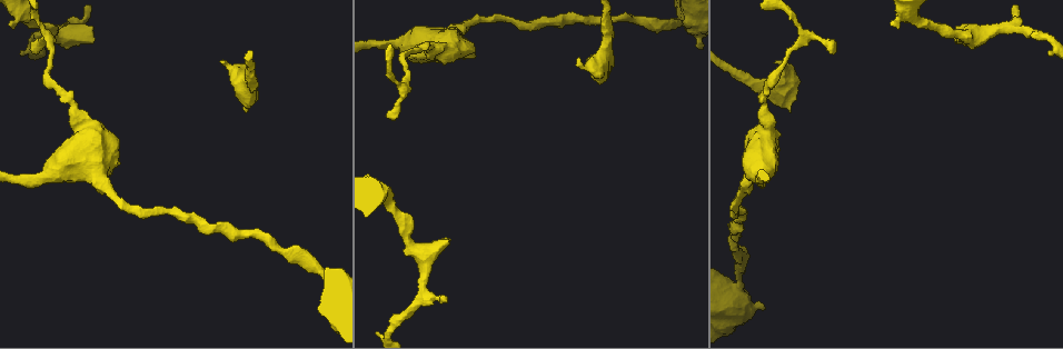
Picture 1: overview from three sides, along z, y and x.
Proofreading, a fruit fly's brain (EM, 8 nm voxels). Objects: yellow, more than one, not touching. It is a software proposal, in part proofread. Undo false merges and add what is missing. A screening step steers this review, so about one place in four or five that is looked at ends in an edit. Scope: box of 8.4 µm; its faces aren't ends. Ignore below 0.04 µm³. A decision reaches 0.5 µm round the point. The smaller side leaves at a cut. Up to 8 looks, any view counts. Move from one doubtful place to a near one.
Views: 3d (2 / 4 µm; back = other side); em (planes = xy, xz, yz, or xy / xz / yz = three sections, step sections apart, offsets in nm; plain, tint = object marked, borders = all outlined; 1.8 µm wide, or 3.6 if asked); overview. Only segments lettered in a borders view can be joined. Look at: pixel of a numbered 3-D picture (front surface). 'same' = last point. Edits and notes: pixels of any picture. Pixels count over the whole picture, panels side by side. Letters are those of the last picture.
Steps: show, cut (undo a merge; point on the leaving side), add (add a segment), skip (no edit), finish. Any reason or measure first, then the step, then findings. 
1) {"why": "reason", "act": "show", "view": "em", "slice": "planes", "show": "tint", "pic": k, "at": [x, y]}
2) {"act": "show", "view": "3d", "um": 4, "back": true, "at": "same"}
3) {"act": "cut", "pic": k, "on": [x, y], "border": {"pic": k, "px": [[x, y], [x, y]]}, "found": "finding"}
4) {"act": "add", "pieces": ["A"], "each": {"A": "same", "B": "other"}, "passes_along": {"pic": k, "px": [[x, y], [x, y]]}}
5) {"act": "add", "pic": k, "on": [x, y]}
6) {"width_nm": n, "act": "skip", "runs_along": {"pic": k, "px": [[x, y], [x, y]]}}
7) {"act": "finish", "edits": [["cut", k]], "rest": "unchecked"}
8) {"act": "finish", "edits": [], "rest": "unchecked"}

{"why": "branch stops here", "act": "show", "view": "3d", "um": 4, "pic": 1, "at": [446, 239]}

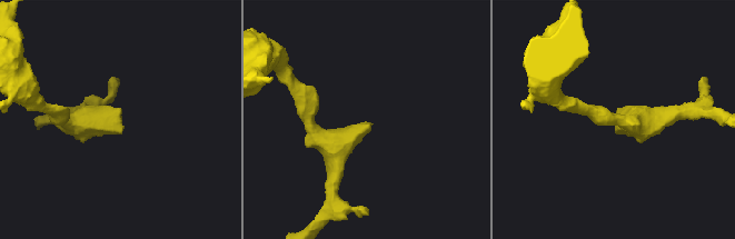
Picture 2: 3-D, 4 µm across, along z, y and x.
{"act": "show", "view": "em", "slice": "xy", "step": 16, "show": "tint", "pic": 2, "at": [119, 130]}

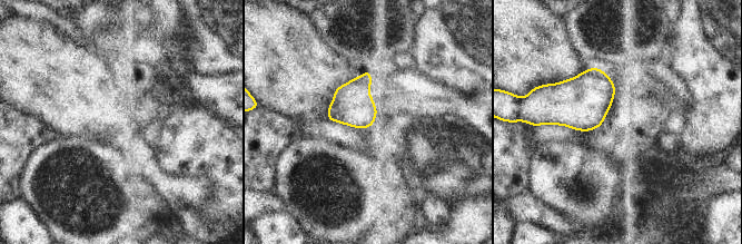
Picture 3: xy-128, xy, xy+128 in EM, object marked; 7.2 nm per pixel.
{"act": "show", "view": "em", "slice": "planes", "show": "borders", "at": "same"}

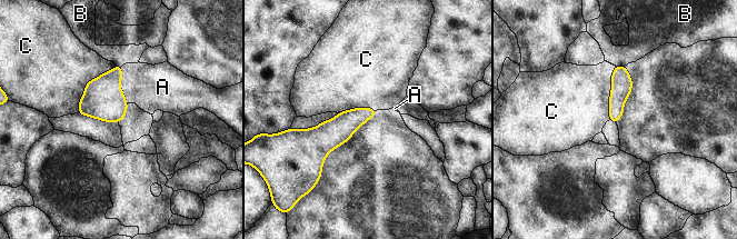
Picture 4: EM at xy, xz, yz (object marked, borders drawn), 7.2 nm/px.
{"act": "add", "pieces": ["A"], "each": {"A": "same", "B": "other", "C": "other"}, "found": "it goes on there"}

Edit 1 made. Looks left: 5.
{"act": "show", "view": "overview"}

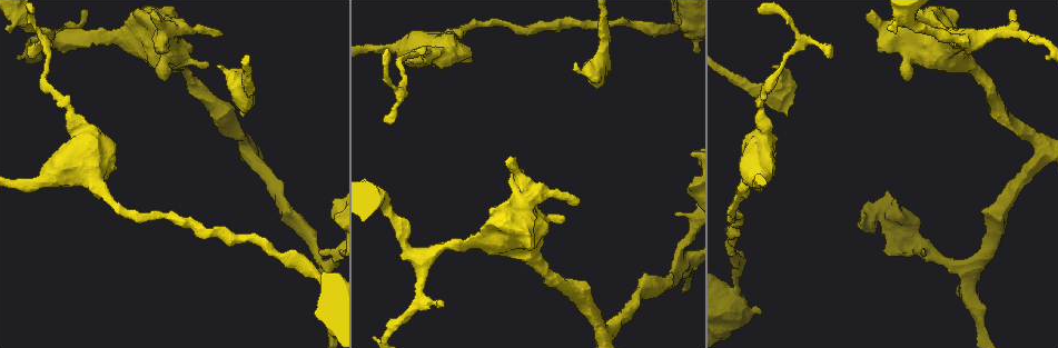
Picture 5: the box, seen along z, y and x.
{"why": "free end", "act": "show", "view": "em", "slice": "planes", "show": "borders", "pic": 5, "at": [221, 33]}

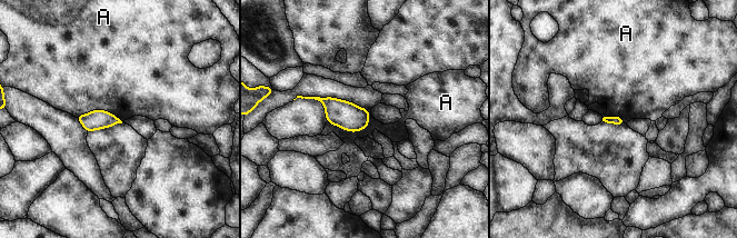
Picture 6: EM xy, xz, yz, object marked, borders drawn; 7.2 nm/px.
{"act": "skip", "each": {"A": "other"}, "border": {"pic": 6, "px": [[370, 113], [356, 131], [327, 120]]}, "found": "no lettered segment goes on from it"}

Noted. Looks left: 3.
{"act": "show", "view": "em", "slice": "planes", "show": "tint", "pic": 5, "at": [576, 62]}

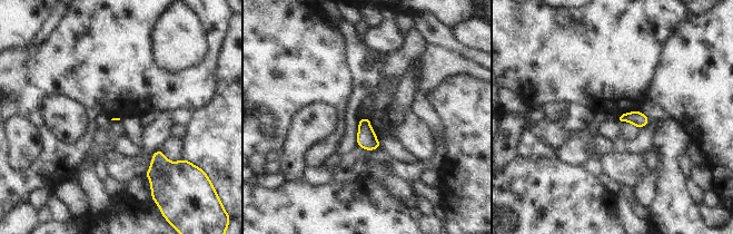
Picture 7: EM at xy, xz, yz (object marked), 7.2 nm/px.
{"act": "show", "view": "em", "slice": "planes", "show": "borders", "at": "same"}

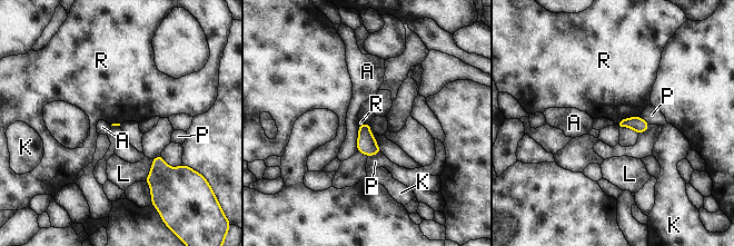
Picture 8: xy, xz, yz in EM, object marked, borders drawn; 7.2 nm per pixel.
{"act": "skip", "each": {"A": "other", "K": "other", "L": "other", "P": "other", "R": "other"}, "found": "none of them fits"}

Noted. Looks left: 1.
{"act": "finish", "edits": [["add", 4]], "rest": "unchecked"}

